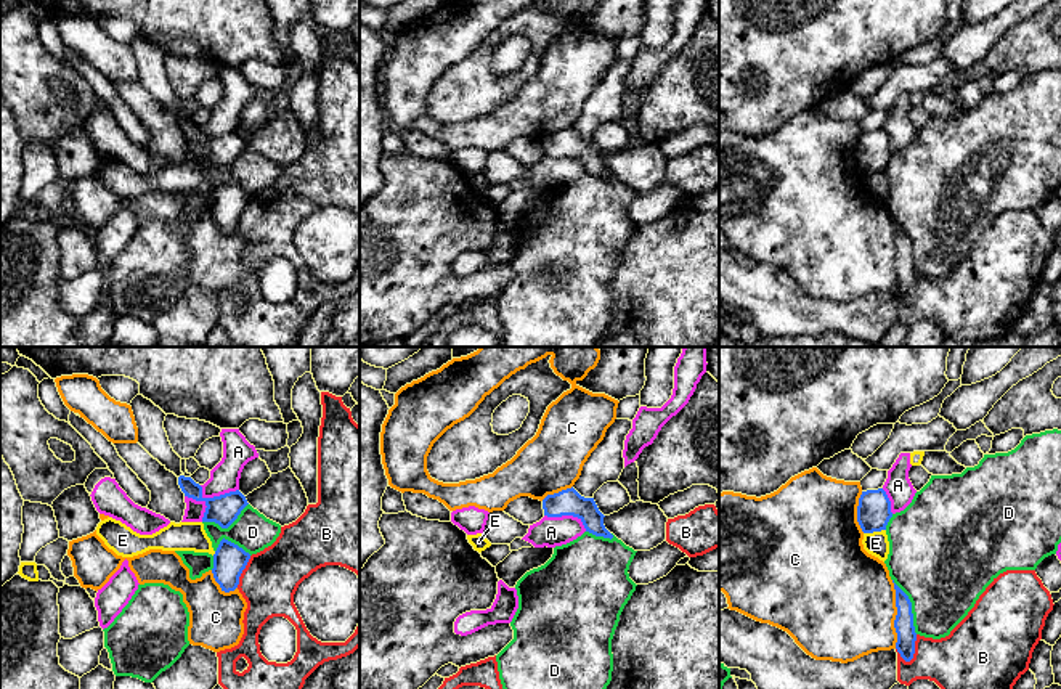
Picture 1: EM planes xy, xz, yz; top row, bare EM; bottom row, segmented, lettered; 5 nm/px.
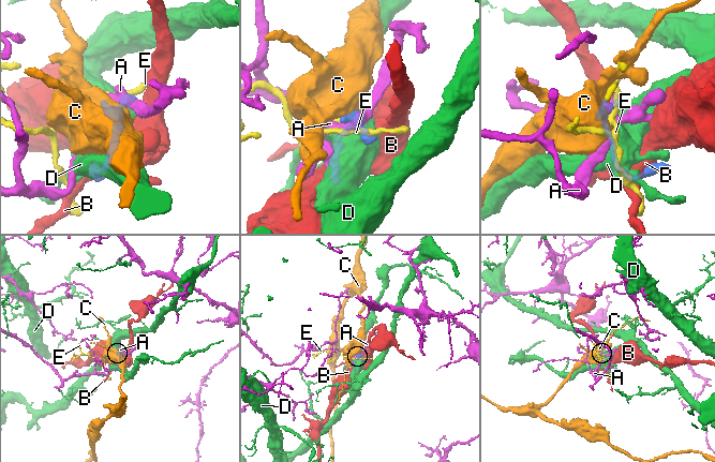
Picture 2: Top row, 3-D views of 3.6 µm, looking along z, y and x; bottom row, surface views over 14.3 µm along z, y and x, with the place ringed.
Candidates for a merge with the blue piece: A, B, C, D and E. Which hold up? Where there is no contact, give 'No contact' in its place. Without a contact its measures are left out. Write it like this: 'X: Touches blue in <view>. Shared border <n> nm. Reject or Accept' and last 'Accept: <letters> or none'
A: Touches blue in xy. Shared border 280 nm. Reject
B: Touches blue in yz. Shared border 160 nm. Reject
C: Touches blue in yz. Shared border 340 nm. Reject
D: Touches blue in yz. Shared border 300 nm. Reject
E: Touches blue in yz. Shared border 110 nm. Reject
Accept: none

